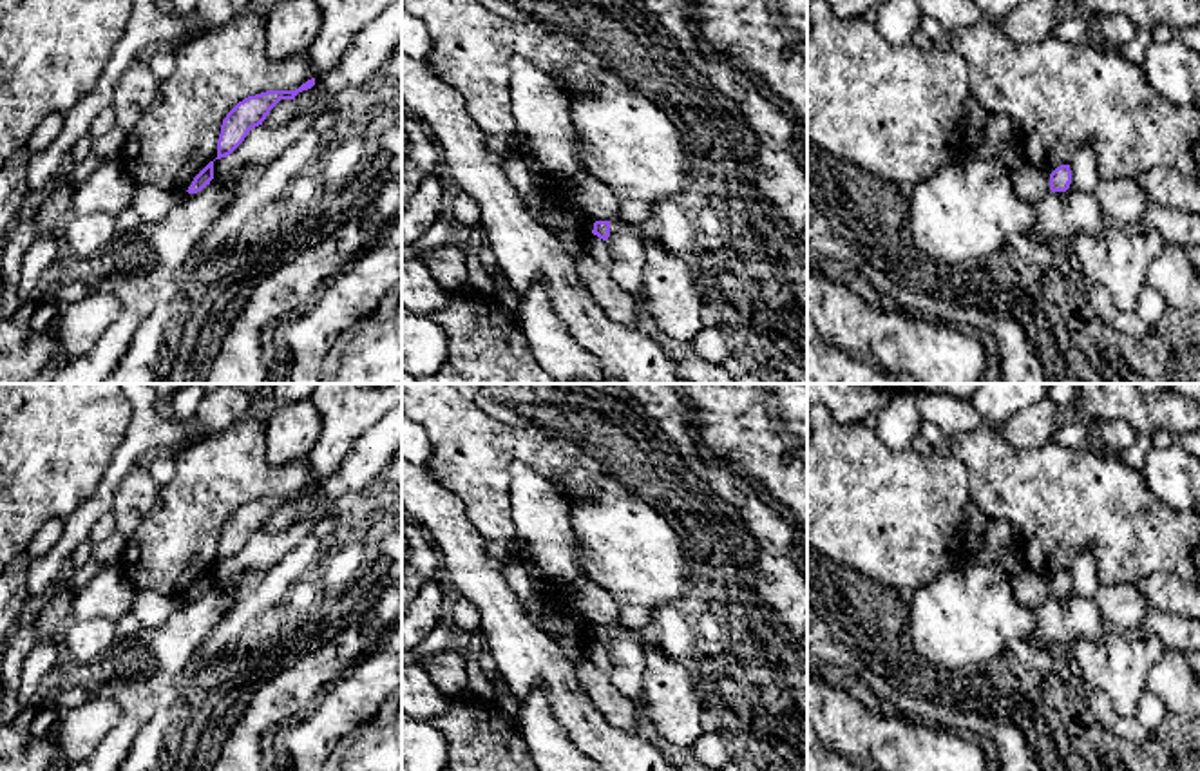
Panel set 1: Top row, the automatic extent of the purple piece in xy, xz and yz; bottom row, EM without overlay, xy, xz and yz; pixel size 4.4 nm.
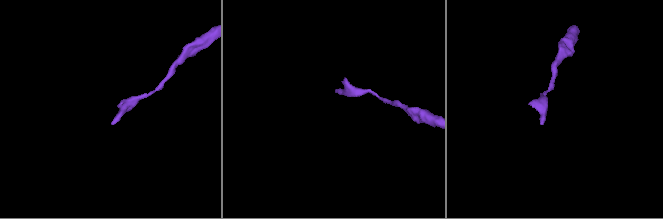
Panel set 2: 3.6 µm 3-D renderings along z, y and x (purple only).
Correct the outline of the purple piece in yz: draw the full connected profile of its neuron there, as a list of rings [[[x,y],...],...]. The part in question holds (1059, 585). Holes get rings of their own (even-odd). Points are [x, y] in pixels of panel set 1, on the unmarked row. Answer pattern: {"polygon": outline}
{"polygon": [[[1061,570],[1050,579],[1050,595],[1052,597],[1066,597],[1071,588],[1070,570]]]}

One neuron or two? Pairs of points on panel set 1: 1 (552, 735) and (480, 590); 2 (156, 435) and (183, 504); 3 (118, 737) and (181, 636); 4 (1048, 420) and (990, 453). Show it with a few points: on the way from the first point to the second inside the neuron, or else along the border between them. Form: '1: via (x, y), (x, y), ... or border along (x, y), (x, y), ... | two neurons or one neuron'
1: border along (536, 685), (545, 694), (551, 713), (560, 723) | two neurons
2: border along (203, 438), (172, 451) | two neurons
3: via (136, 712), (138, 701), (167, 672), (167, 661) | one neuron
4: border along (996, 426), (1018, 446), (1039, 447), (1050, 440) | two neurons

